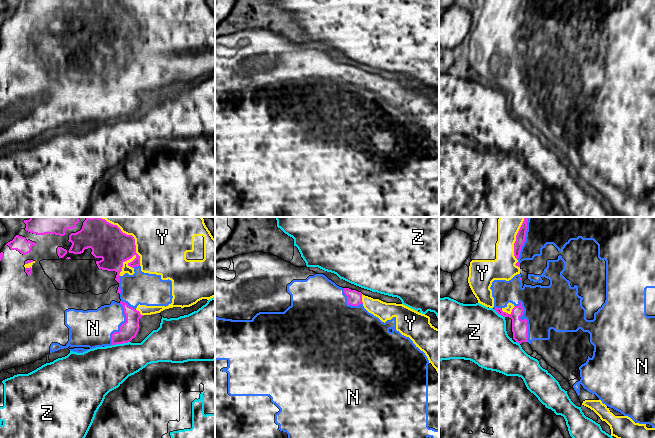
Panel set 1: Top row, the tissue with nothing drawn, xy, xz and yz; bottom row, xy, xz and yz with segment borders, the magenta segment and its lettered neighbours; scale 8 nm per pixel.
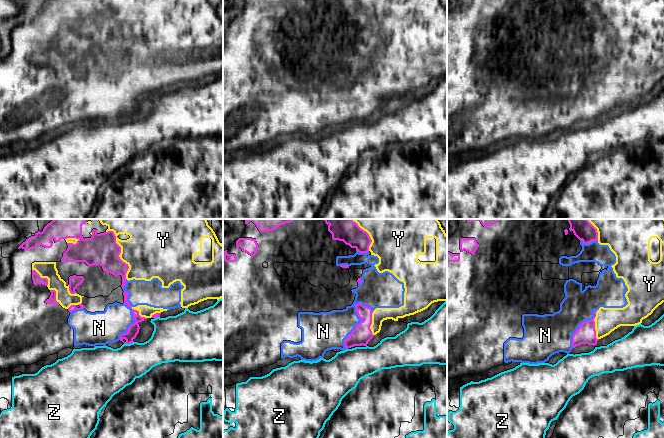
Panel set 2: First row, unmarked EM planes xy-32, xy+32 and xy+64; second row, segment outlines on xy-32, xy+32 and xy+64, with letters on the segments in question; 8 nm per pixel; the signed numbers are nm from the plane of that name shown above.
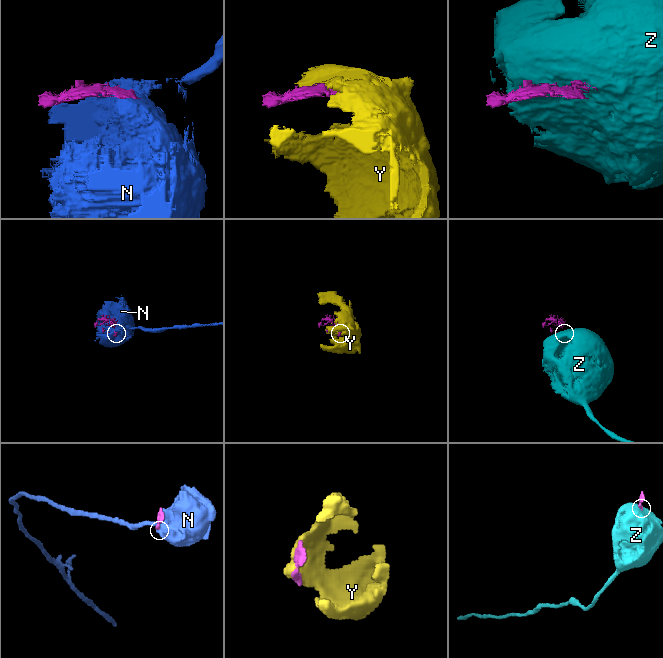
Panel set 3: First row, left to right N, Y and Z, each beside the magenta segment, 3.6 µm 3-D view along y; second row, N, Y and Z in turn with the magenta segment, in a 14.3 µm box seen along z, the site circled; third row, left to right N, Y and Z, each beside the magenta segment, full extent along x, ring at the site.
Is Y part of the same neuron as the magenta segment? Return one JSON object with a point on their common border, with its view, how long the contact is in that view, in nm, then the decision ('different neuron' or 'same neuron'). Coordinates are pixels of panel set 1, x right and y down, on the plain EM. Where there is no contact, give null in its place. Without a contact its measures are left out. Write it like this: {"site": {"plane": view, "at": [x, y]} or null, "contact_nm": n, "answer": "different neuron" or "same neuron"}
{"site": {"plane": "xy", "at": [135, 23]}, "contact_nm": 420, "answer": "different neuron"}

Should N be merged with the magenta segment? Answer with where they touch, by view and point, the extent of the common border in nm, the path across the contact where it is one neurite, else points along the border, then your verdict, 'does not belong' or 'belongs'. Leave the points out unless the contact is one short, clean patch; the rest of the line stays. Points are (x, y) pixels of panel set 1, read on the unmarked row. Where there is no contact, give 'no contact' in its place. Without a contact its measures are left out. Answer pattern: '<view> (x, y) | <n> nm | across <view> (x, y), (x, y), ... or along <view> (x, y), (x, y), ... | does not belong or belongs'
yz (525, 95) | 340 nm | does not belong

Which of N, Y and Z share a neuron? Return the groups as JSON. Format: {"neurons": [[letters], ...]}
{"neurons": [["N", "Y"], ["Z"]]}

